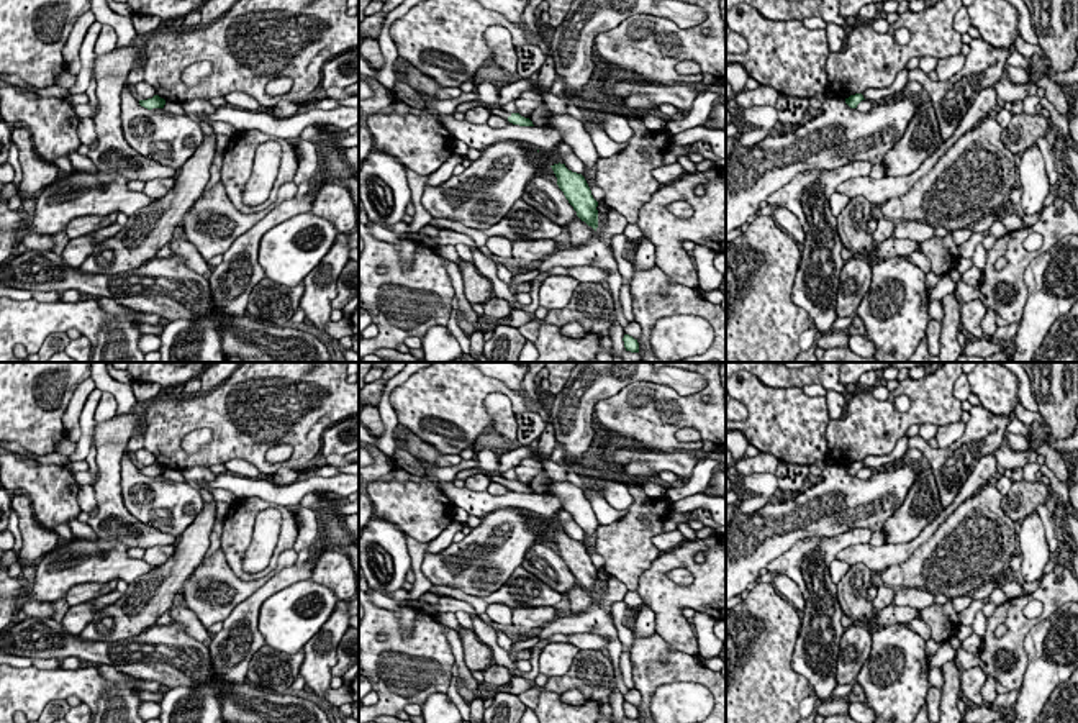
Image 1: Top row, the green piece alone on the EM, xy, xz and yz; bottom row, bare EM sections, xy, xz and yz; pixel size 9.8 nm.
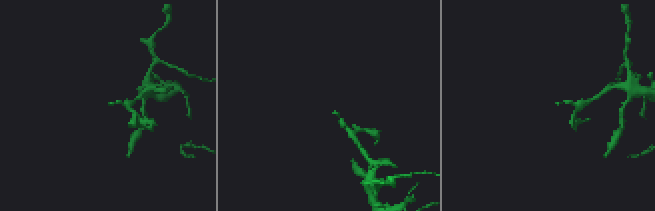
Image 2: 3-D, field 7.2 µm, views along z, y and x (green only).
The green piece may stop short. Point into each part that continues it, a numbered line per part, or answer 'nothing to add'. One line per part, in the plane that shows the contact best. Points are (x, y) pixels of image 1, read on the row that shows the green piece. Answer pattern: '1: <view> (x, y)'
nothing to add

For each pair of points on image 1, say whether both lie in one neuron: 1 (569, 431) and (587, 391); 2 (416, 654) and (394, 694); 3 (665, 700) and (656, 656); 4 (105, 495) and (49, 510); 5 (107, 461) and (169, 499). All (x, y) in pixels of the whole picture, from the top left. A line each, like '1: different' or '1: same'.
1: same
2: same
3: different
4: different
5: different

